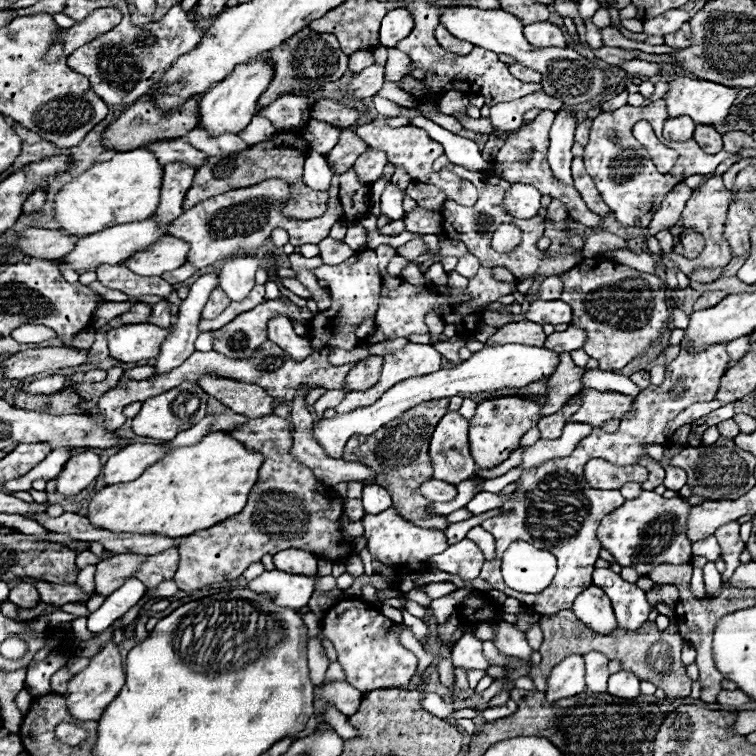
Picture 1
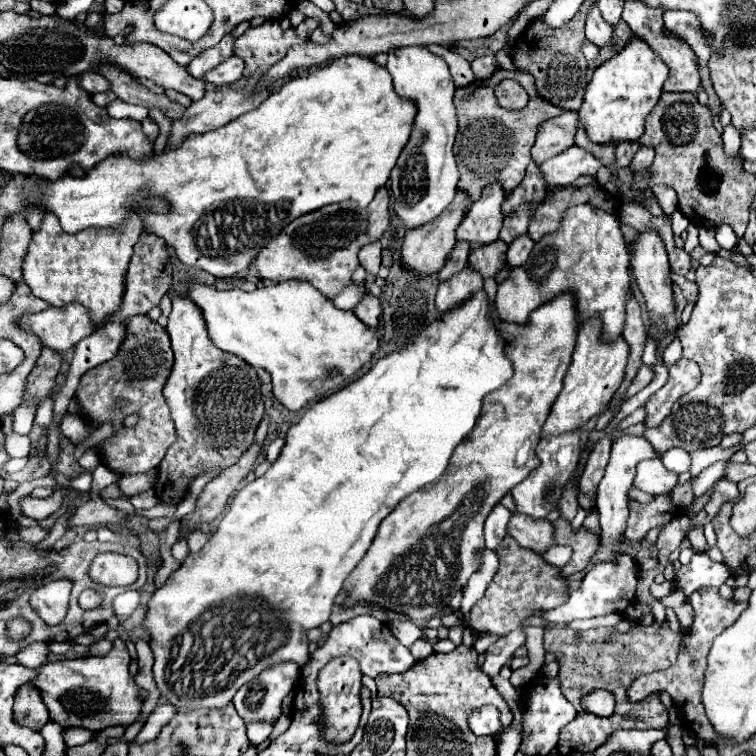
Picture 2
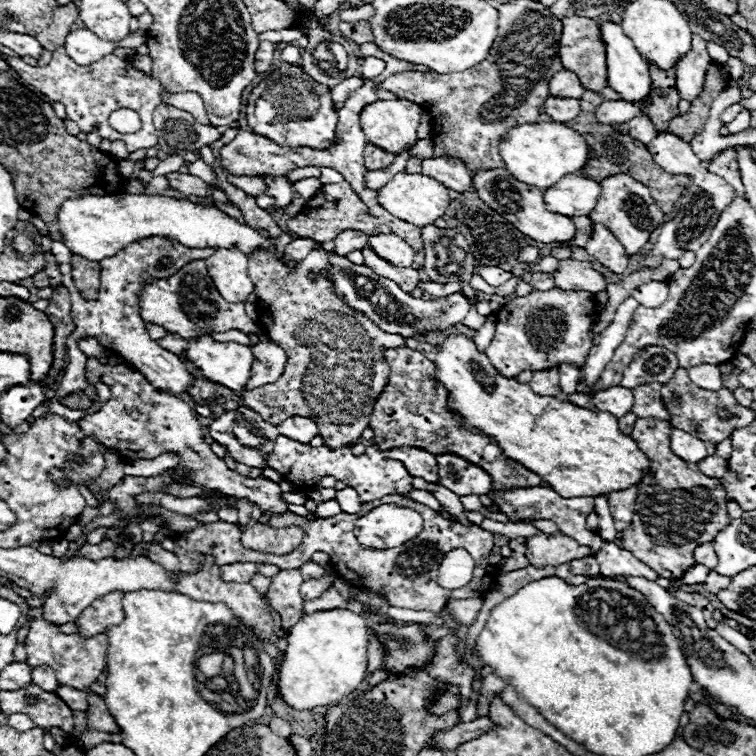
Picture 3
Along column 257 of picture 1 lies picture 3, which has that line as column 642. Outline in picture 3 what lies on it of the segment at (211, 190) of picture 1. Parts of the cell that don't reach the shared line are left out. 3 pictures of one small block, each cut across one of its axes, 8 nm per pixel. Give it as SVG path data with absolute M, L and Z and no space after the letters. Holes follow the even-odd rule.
M606 86L600 94L590 92L590 90L584 90L584 96L580 98L580 102L582 102L582 112L580 112L580 116L574 118L574 120L570 120L570 122L566 122L568 128L580 132L580 134L586 138L588 146L590 146L590 158L588 158L588 164L586 164L586 168L582 170L582 174L584 174L586 178L596 180L596 182L602 182L604 178L608 178L608 176L612 176L612 174L628 174L628 176L636 178L638 182L644 182L644 186L650 188L652 198L656 200L656 204L660 206L660 210L662 210L664 214L674 212L676 206L678 206L680 196L684 196L684 190L688 190L688 186L690 186L692 180L690 180L688 176L672 176L672 174L664 172L660 166L656 166L656 162L652 160L650 152L646 150L646 146L644 146L642 142L636 142L634 138L616 132L612 126L602 126L602 124L596 122L596 118L594 118L596 106L600 106L600 104L606 102L606 100L614 100L614 98L620 98L620 94L618 94L616 90L612 90L610 86Z

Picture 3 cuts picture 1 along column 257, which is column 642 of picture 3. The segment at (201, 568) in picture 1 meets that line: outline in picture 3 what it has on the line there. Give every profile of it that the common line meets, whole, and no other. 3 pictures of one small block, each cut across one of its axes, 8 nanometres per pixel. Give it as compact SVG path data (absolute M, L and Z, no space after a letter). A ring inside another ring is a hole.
M638 418L632 430L632 440L650 458L652 478L644 478L636 496L636 514L632 526L622 532L622 546L640 562L656 570L662 578L682 578L694 562L694 548L712 542L716 534L728 526L726 492L718 478L708 478L696 464L688 464L670 450L666 434L668 420Z

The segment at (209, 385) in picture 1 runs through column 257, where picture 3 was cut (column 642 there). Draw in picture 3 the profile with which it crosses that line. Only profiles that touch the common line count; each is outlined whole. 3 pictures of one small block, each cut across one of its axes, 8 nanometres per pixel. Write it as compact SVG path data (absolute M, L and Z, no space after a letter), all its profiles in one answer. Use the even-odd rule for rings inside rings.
M652 382L648 386L636 386L632 412L638 418L658 418L658 420L668 420L670 418L664 404L662 404L660 388L662 388L660 382Z

